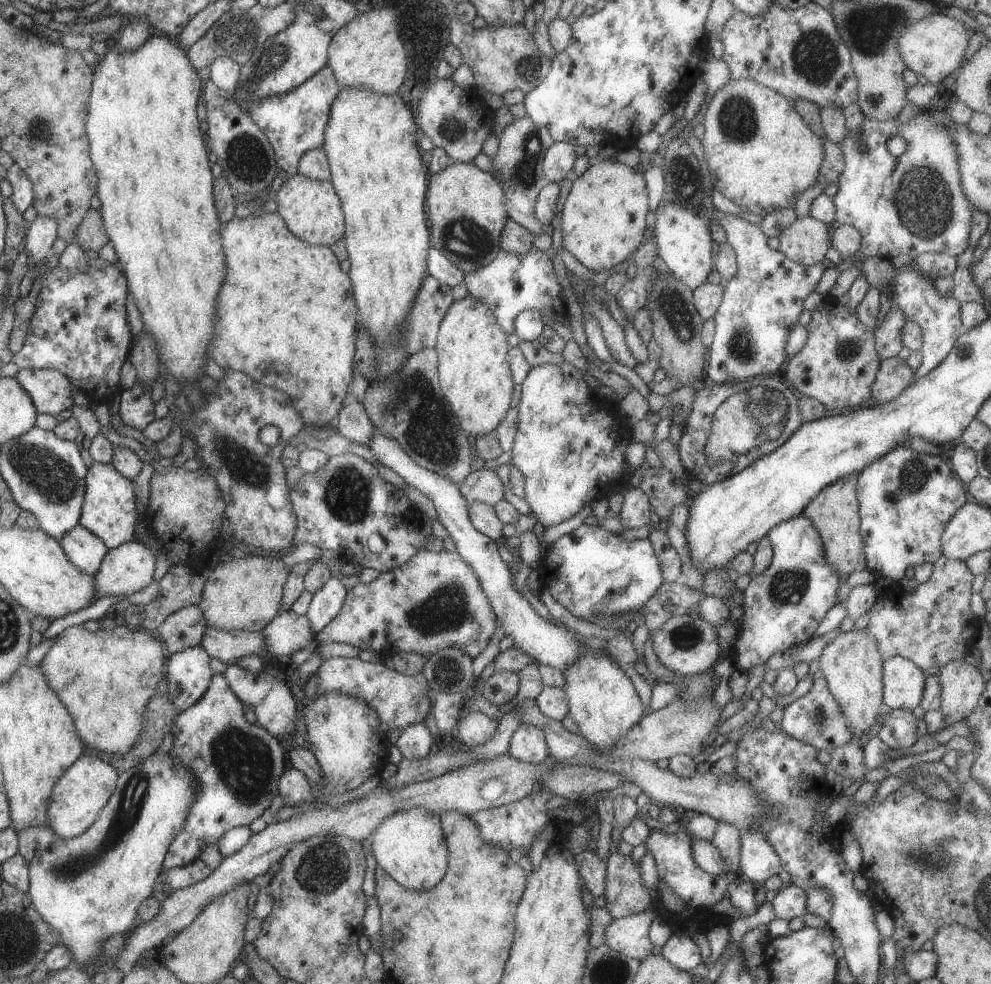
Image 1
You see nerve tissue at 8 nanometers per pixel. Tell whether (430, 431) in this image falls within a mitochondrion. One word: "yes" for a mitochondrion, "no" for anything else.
yes

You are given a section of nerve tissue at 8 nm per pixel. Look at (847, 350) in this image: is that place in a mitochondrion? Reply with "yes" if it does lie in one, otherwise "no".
yes

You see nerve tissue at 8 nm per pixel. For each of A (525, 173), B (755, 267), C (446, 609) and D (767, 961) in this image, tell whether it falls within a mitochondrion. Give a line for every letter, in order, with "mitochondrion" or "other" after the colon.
A: mitochondrion
B: other
C: mitochondrion
D: other

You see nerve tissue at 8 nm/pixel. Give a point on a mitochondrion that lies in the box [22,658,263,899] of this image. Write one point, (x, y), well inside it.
(136, 790)

